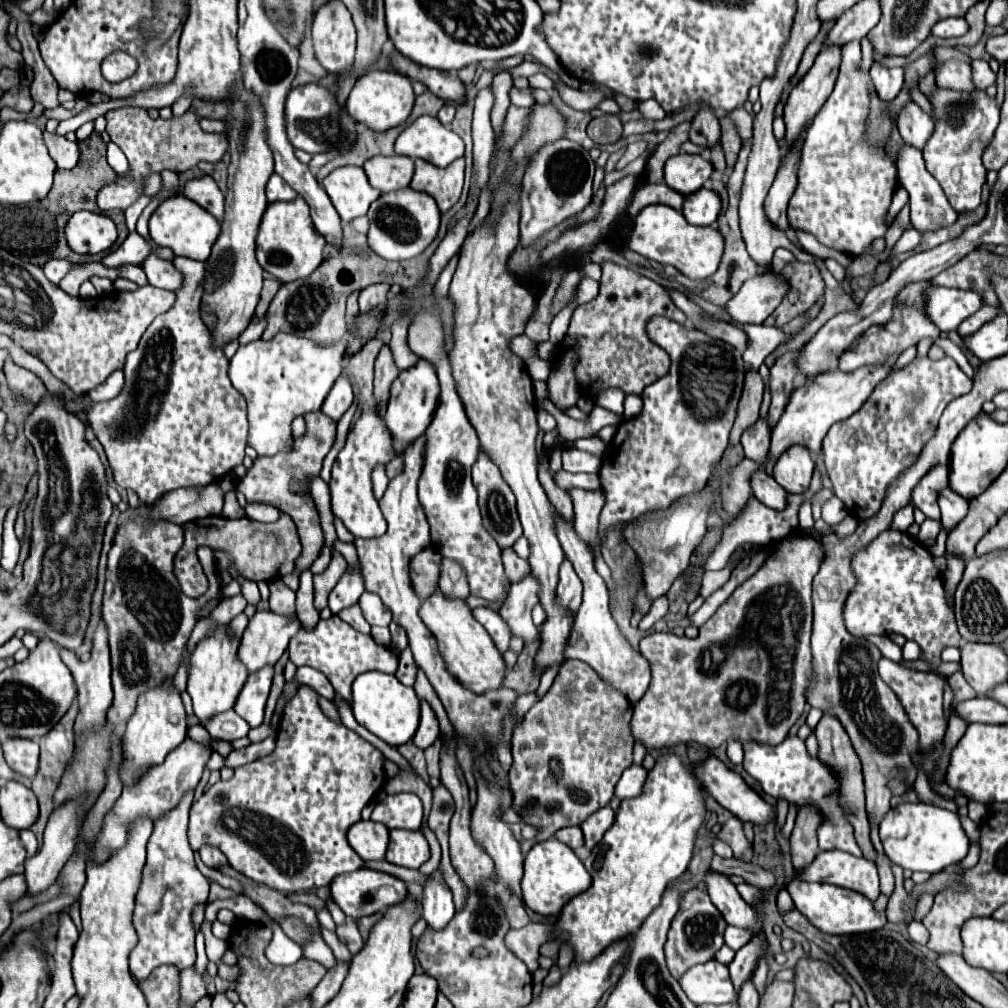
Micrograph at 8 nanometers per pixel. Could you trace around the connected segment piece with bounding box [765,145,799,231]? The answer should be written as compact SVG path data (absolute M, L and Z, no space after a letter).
M799 145L797 151L793 151L793 155L789 155L789 159L781 159L781 167L777 171L777 177L771 185L771 191L765 199L765 215L769 215L767 219L771 221L773 227L787 231L789 223L787 223L787 203L797 187L797 159L799 159Z

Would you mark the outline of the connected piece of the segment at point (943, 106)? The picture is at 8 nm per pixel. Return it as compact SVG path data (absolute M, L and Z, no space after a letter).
M937 87L927 99L935 115L935 131L923 147L927 171L939 181L955 211L973 211L981 203L981 191L987 181L981 149L999 125L999 107L991 107L991 97L981 89L953 91Z

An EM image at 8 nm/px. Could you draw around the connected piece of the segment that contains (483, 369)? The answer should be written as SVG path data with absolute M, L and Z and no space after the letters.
M509 211L501 219L497 231L485 231L485 221L463 243L457 271L451 281L449 299L453 303L453 349L449 353L455 389L461 397L469 423L475 427L481 441L481 449L501 469L503 479L509 483L517 497L517 511L523 525L523 535L529 539L533 551L529 555L531 571L541 579L541 605L547 611L547 619L541 631L541 649L535 657L539 669L547 669L553 663L561 663L561 647L565 647L565 635L569 635L569 615L561 615L553 607L553 591L557 587L557 571L565 561L557 535L553 535L553 515L549 515L549 499L537 479L537 451L535 439L539 433L533 379L527 367L517 355L507 349L511 337L521 335L535 309L535 297L521 283L521 279L509 271L507 263L515 247L519 245L519 211Z

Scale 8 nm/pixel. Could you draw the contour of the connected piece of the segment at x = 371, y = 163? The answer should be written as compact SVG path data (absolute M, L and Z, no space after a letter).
M377 155L363 165L369 183L383 193L407 187L413 179L413 159L393 155L393 157L383 157Z

